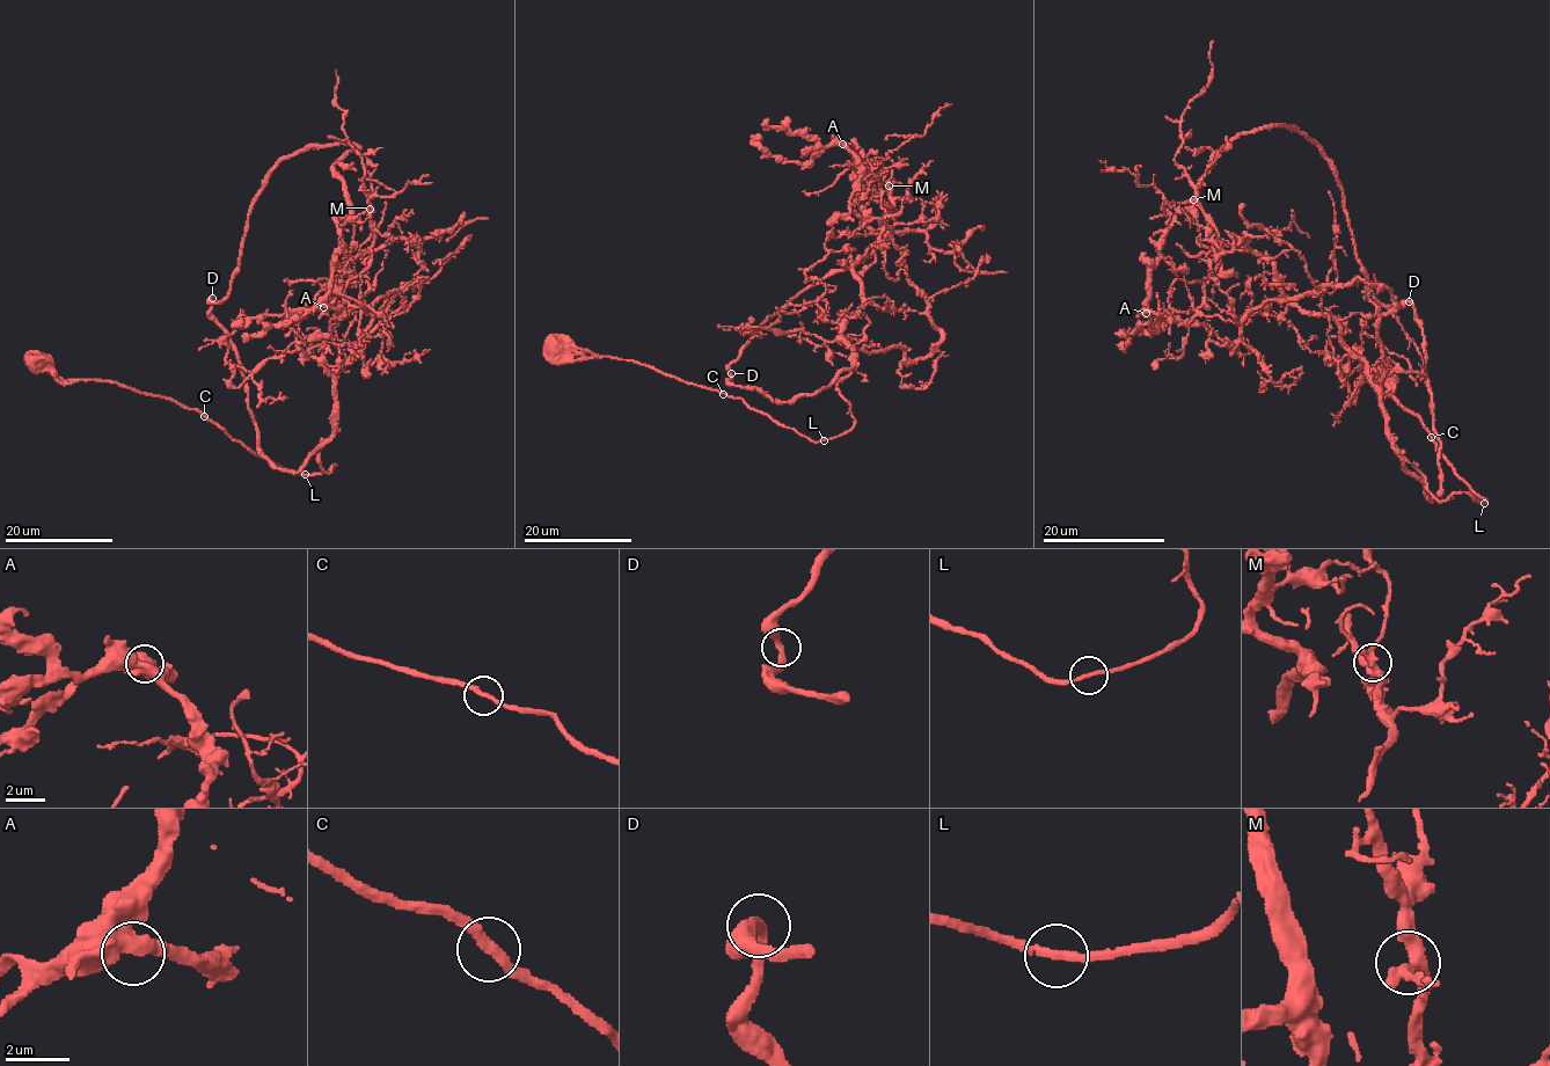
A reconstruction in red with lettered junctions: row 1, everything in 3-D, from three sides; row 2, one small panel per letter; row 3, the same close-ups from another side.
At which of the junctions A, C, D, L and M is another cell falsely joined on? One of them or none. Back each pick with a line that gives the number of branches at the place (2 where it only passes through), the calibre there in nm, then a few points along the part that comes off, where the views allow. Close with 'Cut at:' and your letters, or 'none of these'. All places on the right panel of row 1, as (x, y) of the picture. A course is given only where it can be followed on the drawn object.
Cut at: none of these

